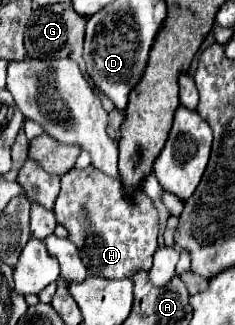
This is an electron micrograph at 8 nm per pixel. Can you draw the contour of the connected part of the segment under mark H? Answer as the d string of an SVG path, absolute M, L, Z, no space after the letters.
M94 167L72 169L62 177L62 189L54 205L54 213L60 225L66 227L68 239L78 247L82 263L86 265L90 275L102 279L130 279L136 271L150 271L152 255L156 251L158 237L158 215L152 201L144 195L144 191L134 193L134 201L126 201L122 197L120 177L112 179Z

